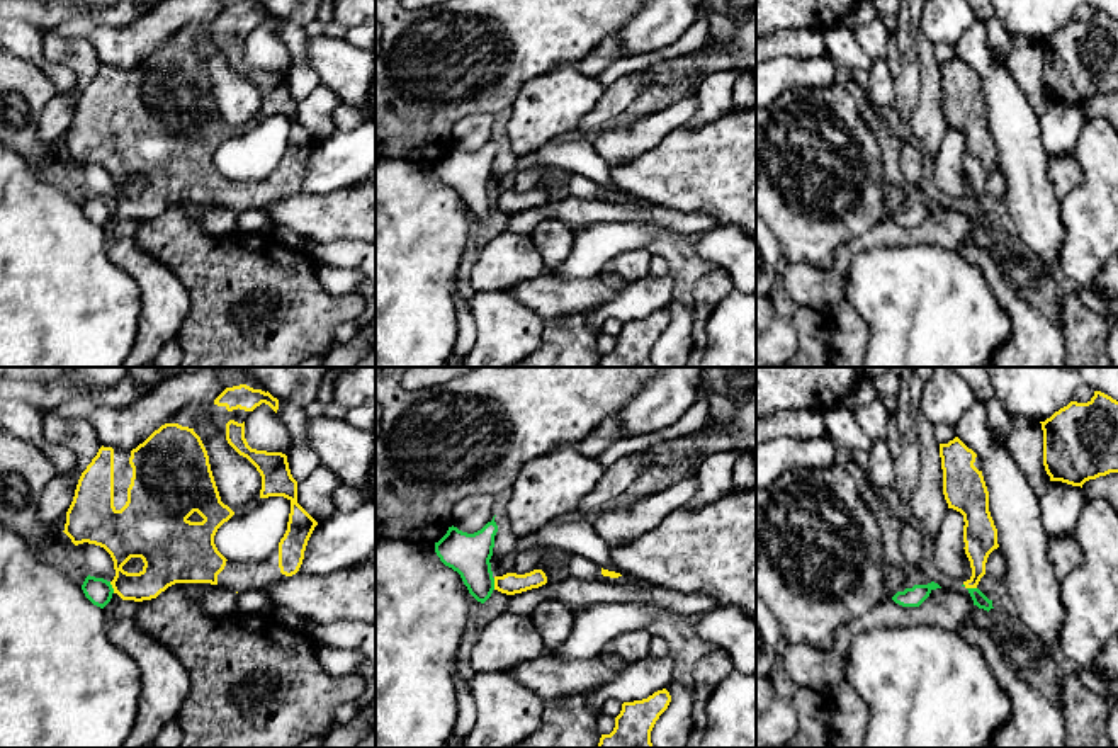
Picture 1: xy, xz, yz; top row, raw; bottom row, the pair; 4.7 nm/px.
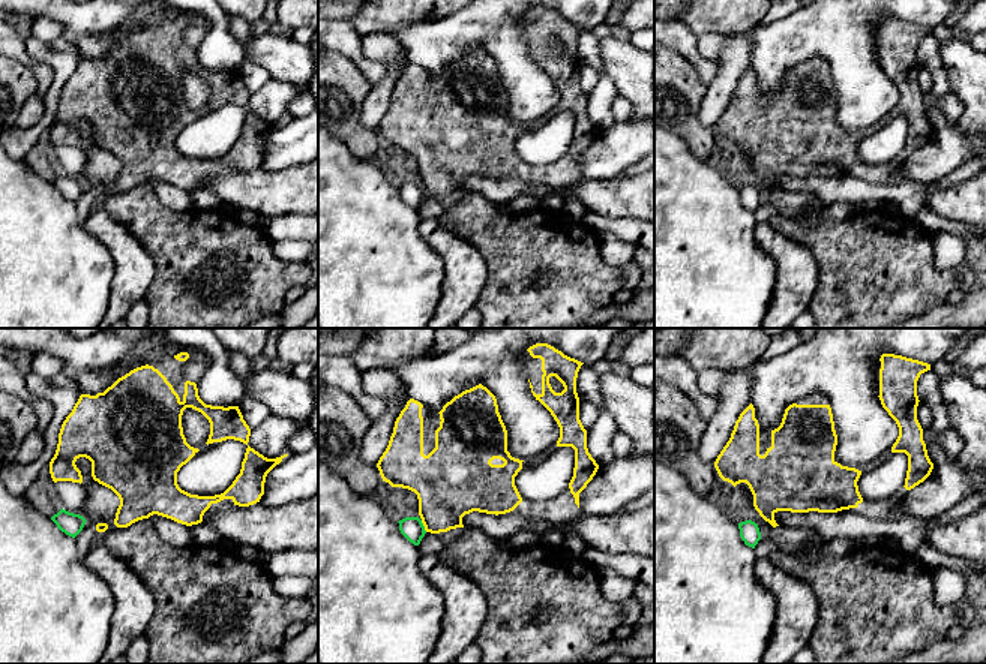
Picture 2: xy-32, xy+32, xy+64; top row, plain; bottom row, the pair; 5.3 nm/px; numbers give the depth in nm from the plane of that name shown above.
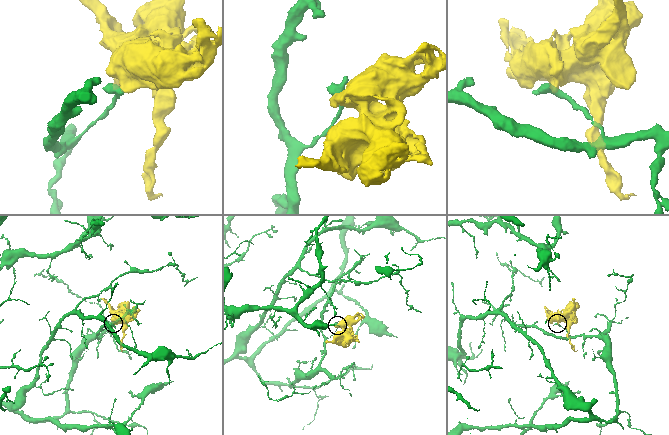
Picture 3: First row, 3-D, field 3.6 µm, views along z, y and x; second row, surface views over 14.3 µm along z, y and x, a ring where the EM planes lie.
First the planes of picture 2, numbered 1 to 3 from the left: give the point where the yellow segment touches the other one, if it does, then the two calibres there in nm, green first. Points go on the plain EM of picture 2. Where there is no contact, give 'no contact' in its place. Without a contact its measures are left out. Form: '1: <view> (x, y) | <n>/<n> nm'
1: no contact
2: xy+32 (423, 191) | 120/340 nm
3: no contact

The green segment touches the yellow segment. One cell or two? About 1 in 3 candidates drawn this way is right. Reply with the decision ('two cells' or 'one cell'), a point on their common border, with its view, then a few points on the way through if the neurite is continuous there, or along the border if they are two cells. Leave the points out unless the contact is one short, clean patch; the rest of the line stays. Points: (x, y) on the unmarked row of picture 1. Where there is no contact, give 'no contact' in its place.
two cells; contact yz (971, 208); border yz (964, 203), (976, 208)

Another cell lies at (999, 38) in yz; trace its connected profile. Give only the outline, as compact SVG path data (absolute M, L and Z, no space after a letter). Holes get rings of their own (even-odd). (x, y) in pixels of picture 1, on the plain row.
M991 17L984 22L989 48L996 60L1008 63L1011 53L1011 32L1001 24L997 17Z

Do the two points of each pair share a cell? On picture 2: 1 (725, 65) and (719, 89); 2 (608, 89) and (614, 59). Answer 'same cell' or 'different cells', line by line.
1: same cell
2: different cells

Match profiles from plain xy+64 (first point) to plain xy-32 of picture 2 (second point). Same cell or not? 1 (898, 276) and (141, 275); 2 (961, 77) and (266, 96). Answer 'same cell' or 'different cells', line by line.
1: different cells
2: different cells

